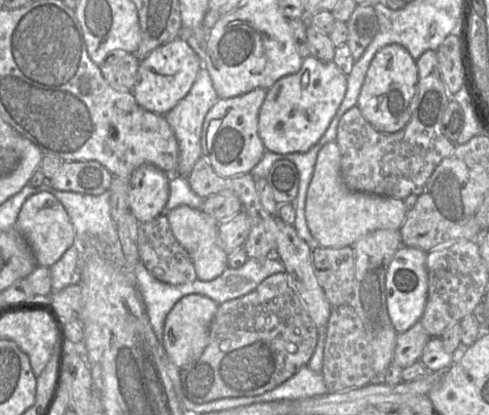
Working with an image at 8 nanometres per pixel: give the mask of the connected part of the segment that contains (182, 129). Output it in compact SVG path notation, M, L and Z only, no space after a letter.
M202 67L187 95L164 115L178 142L179 156L176 175L187 177L195 163L201 158L201 132L204 119L218 99L210 74L206 68Z

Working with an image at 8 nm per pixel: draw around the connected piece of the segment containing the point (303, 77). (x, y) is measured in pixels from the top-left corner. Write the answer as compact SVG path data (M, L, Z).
M303 58L297 73L280 78L267 90L259 111L259 135L266 151L276 154L308 152L328 129L346 91L347 75L333 60Z

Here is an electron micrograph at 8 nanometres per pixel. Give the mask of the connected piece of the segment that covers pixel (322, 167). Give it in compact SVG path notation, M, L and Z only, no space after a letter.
M337 141L324 145L318 153L306 197L305 216L308 229L319 247L352 246L376 230L399 230L407 216L400 198L350 190L341 176L341 154Z

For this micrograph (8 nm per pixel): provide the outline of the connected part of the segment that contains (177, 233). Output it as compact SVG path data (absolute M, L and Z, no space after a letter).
M186 205L165 211L170 227L176 240L190 255L197 279L211 281L220 276L228 267L228 255L223 251L218 238L218 225L212 217L200 209L193 209Z

